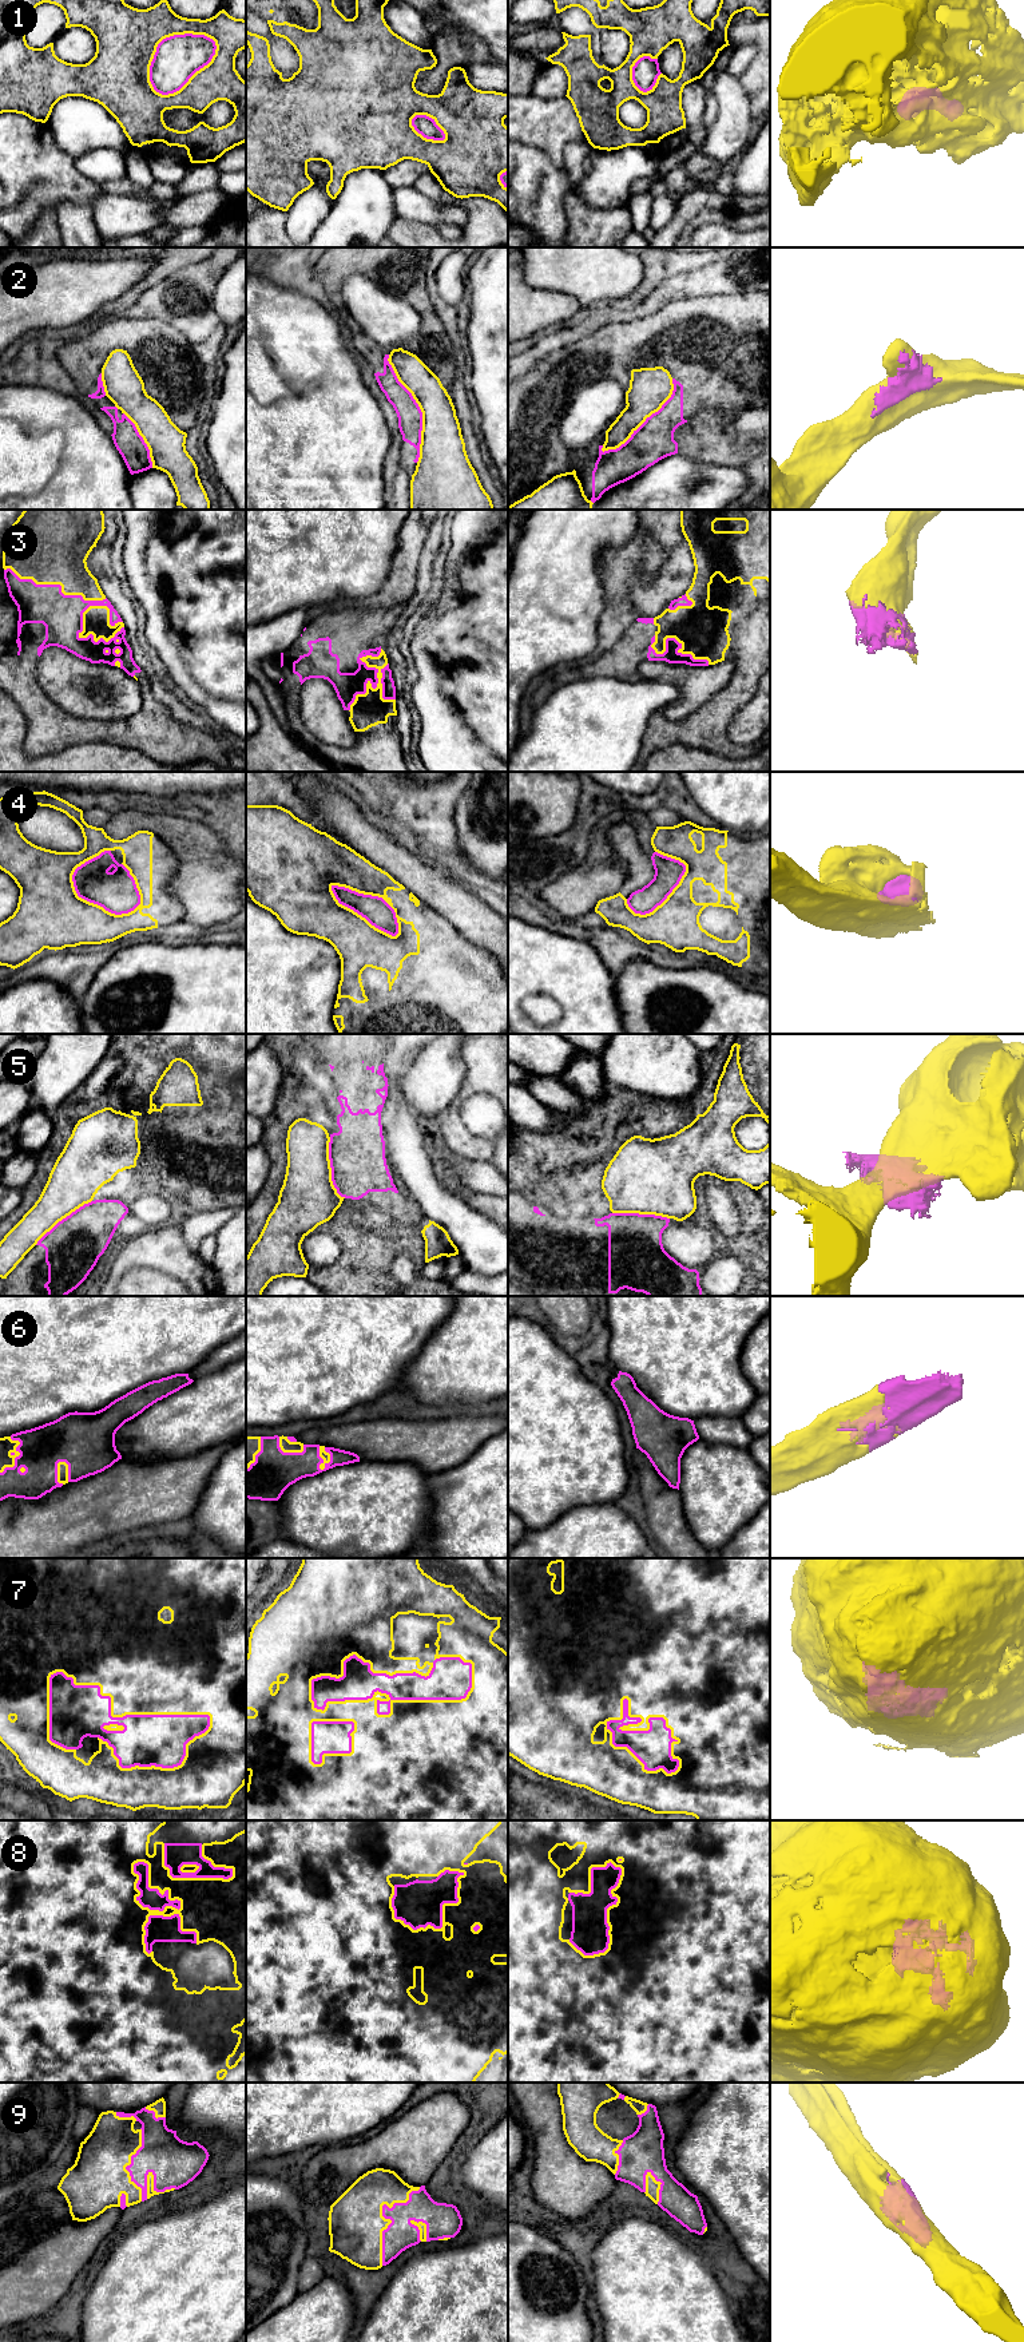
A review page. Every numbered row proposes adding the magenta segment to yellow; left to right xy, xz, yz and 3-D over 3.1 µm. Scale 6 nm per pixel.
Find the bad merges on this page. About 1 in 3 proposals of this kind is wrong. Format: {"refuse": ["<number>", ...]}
{"refuse": ["1", "2", "4", "5"]}

